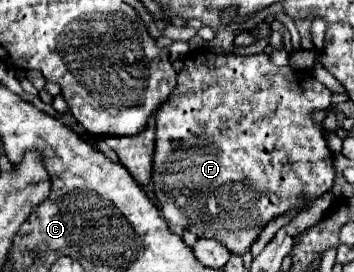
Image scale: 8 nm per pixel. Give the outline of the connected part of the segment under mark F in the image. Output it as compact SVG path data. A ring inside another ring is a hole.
M198 52L190 54L184 58L184 68L178 72L176 78L176 88L168 96L168 100L158 108L156 112L156 148L154 148L154 172L152 172L152 184L154 184L154 196L160 202L162 216L168 220L168 224L182 226L184 230L190 230L198 238L214 238L220 244L224 244L230 254L244 256L252 244L258 240L260 232L276 218L288 214L292 208L306 208L310 206L316 198L322 194L330 192L334 178L336 178L336 168L334 168L334 158L332 152L320 132L320 124L316 124L310 114L312 110L324 110L330 106L330 96L332 92L318 82L310 74L302 74L292 70L290 66L278 68L272 64L268 54L254 54L254 56L238 56L238 54L214 54L214 52ZM232 206L242 206L242 226L236 226L238 222L238 212Z

